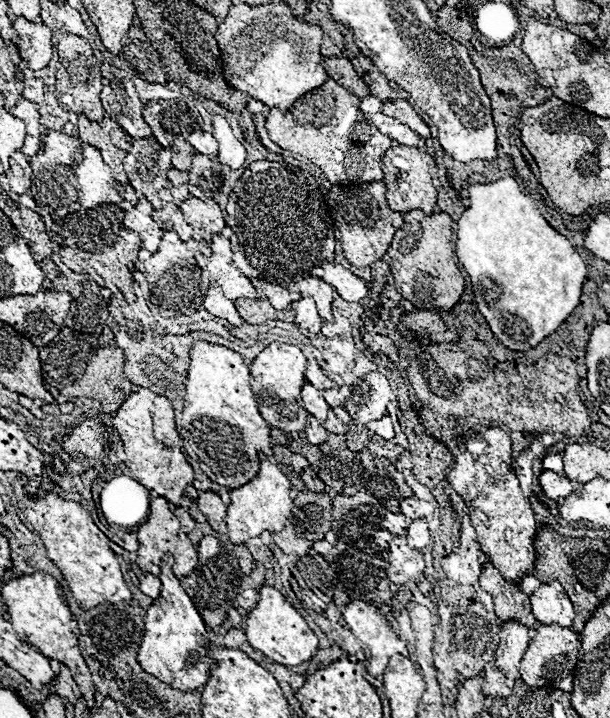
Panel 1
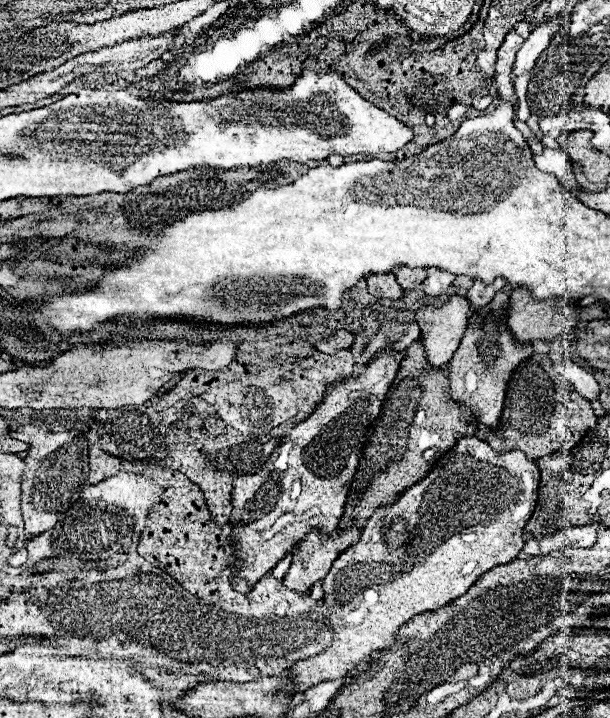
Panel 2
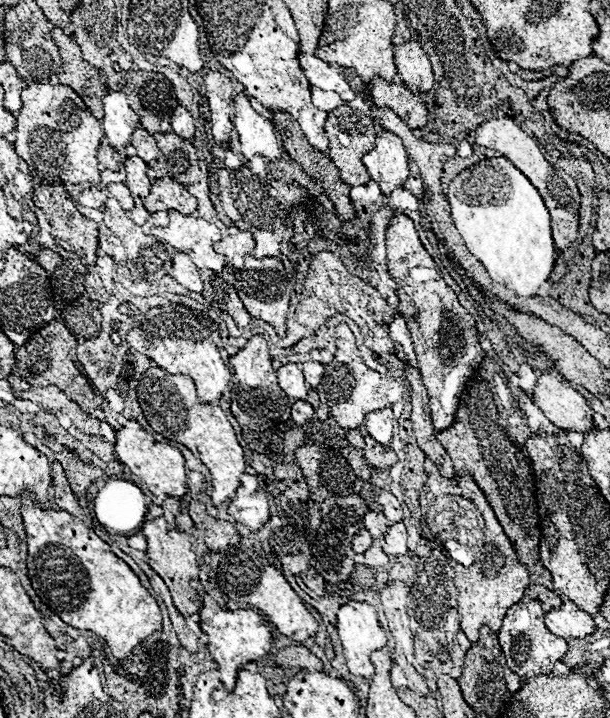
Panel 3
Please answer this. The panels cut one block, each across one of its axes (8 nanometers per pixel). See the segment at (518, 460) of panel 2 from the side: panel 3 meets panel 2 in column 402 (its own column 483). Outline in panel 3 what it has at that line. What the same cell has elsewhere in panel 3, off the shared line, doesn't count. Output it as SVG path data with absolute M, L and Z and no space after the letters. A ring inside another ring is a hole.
M428 464L428 474L424 488L420 492L420 512L434 538L446 546L458 546L474 554L474 564L466 570L456 570L456 588L458 588L458 618L460 628L474 644L478 640L478 628L488 626L492 632L498 632L502 620L510 606L522 600L524 590L530 584L528 570L520 564L508 536L504 534L492 506L488 504L484 492L472 476L452 476L444 478L434 464Z

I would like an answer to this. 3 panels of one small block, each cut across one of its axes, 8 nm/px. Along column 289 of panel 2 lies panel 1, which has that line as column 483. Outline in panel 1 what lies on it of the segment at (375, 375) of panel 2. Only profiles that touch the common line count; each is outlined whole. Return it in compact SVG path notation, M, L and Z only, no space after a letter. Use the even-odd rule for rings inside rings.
M486 428L480 434L470 434L466 440L460 440L468 450L460 450L454 458L456 464L448 474L448 482L454 492L468 506L468 516L476 530L476 540L480 550L486 554L488 562L500 570L506 582L520 586L520 578L528 576L534 570L536 550L536 518L530 508L528 498L522 494L520 482L512 468L512 448L510 438L500 428Z

